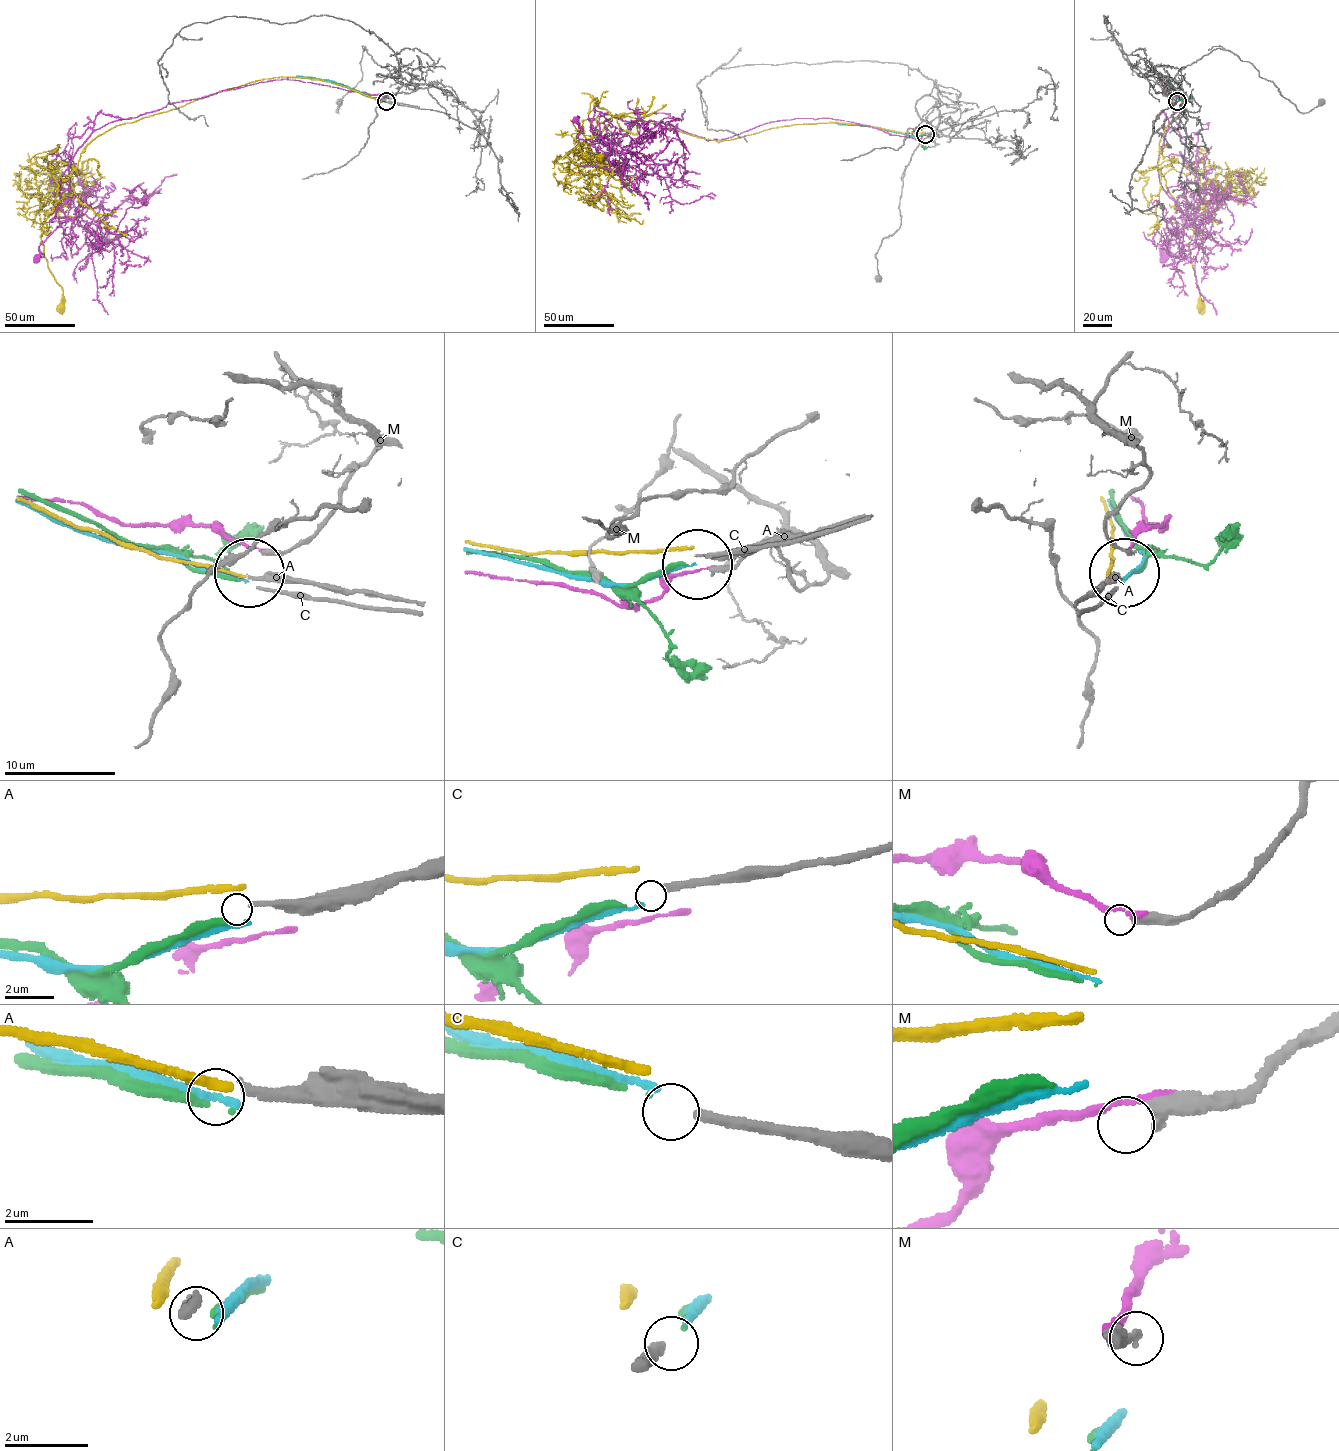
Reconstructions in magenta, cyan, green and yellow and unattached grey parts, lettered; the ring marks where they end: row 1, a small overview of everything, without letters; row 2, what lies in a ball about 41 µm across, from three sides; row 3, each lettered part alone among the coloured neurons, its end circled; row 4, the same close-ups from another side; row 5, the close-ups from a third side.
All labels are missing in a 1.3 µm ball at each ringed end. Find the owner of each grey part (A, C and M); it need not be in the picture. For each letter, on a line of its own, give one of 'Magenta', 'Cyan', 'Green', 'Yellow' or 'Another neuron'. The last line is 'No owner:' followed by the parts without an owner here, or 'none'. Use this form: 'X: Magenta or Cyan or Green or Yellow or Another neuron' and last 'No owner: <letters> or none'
A: Another neuron
C: Green
M: Another neuron
No owner: A, M

